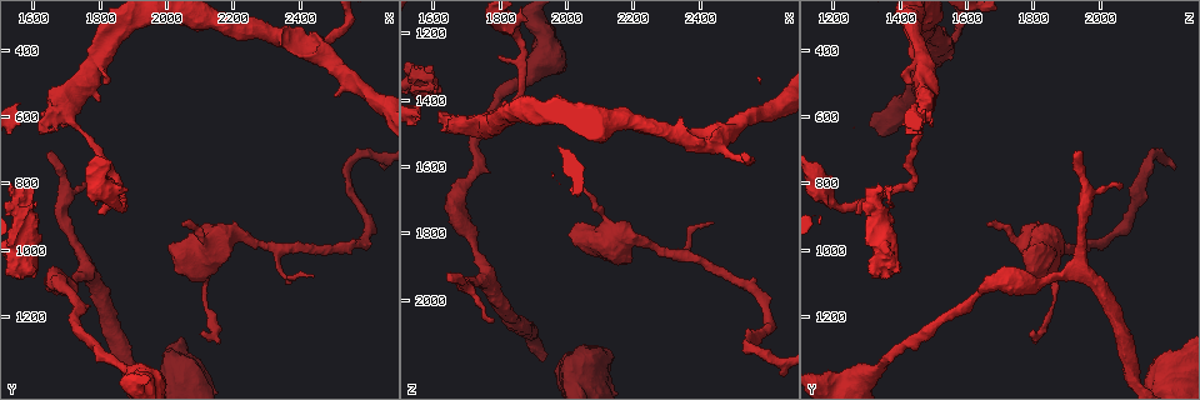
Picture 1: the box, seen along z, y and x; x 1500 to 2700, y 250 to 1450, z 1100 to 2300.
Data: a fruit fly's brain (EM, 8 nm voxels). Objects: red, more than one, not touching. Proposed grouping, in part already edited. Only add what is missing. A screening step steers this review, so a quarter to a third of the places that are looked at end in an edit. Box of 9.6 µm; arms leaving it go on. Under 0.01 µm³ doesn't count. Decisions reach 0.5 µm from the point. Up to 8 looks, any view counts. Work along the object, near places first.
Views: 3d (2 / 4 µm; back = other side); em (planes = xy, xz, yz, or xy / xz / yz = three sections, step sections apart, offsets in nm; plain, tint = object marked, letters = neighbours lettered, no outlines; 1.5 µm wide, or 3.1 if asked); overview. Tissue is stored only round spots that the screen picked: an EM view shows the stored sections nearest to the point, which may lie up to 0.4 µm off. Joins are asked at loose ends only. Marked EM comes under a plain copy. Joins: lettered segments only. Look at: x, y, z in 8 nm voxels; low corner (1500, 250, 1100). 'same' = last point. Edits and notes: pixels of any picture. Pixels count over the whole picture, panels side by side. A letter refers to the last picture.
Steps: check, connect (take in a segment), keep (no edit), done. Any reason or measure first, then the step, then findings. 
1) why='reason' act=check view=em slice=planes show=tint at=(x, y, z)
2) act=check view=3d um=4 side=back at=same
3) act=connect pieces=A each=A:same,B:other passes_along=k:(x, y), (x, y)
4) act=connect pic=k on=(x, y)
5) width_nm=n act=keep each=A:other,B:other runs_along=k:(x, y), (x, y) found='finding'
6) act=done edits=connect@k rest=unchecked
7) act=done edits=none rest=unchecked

why='branch stops here' act=check view=em slice=yz step=8 show=tint at=(2040, 910, 1660)

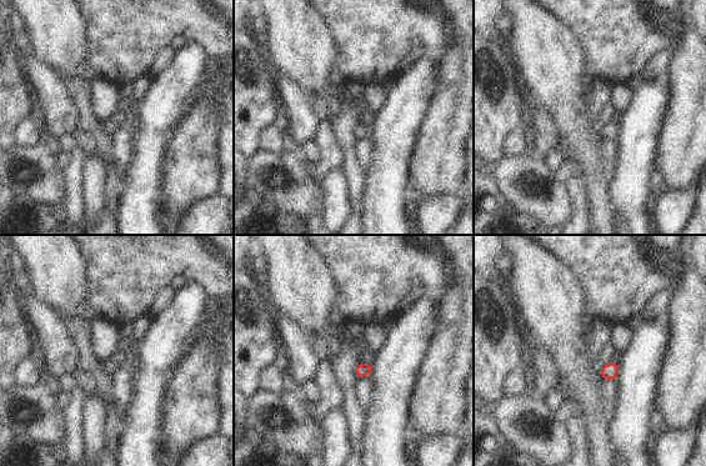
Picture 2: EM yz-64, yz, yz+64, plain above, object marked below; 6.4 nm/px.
why='what lies round it' act=check view=em slice=yz step=8 show=letters at=same

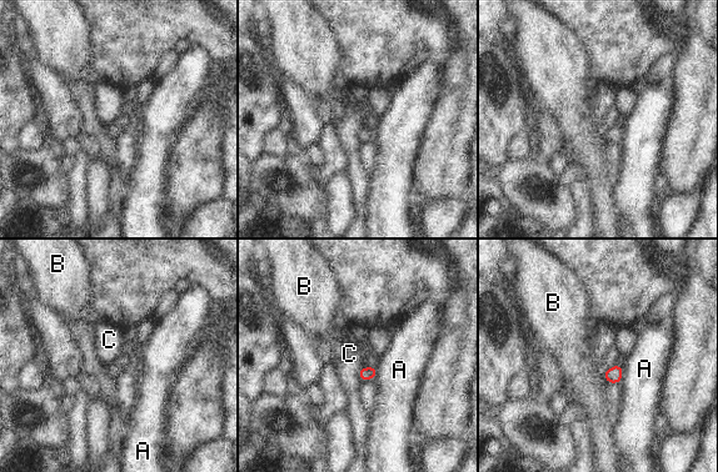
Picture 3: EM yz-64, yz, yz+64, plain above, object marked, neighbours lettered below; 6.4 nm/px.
act=keep each=A:other,B:other,C:other border=3:(359, 368), (358, 376), (360, 381) found='none of them fits'

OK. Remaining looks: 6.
why='free end' act=check view=em slice=planes show=letters at=(1660, 700, 1930)

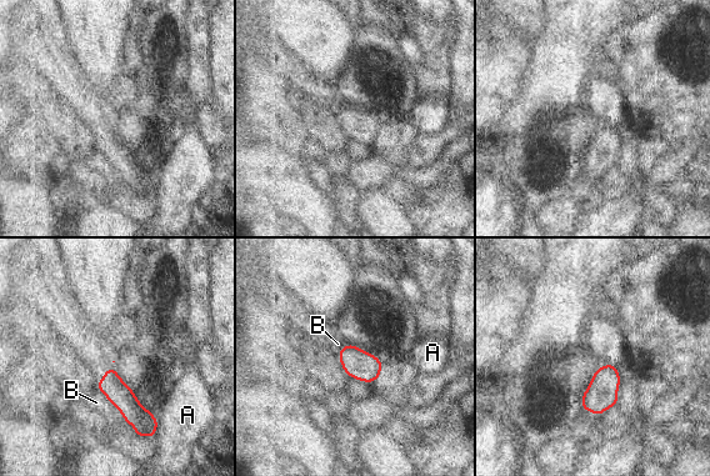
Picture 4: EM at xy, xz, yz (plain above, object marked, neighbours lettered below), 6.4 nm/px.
act=keep each=A:other,B:other border=4:(103, 394), (109, 400) found='none of them fits'

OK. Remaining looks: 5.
act=check view=em slice=xy step=8 show=tint at=(1600, 1090, 1360)

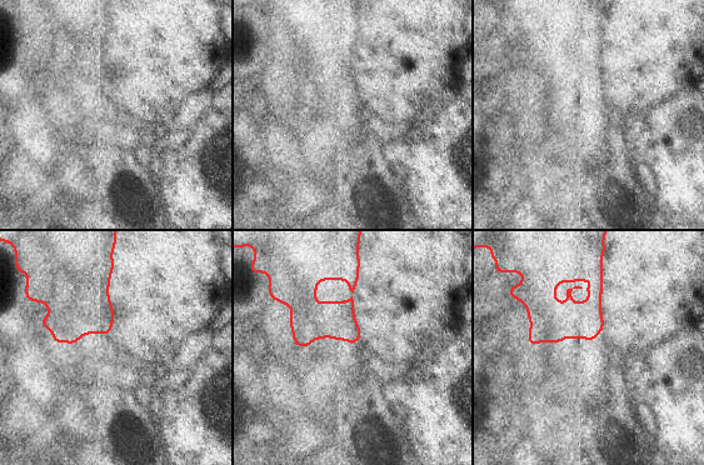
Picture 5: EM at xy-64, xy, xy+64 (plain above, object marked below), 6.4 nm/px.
act=check view=em slice=xz step=4 show=letters at=same

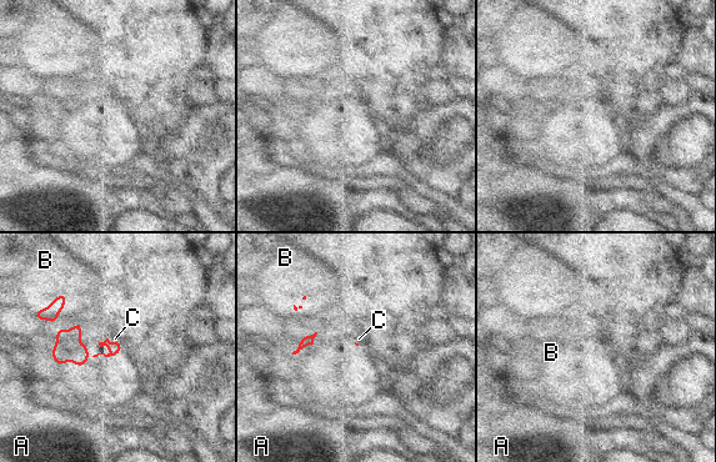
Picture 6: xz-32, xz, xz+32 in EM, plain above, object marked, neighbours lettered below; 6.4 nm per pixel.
act=keep each=A:other,B:other,C:other border=6:(316, 331), (313, 342), (294, 355) found='no lettered segment goes on from it'

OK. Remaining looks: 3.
act=done edits=none rest=unchecked

